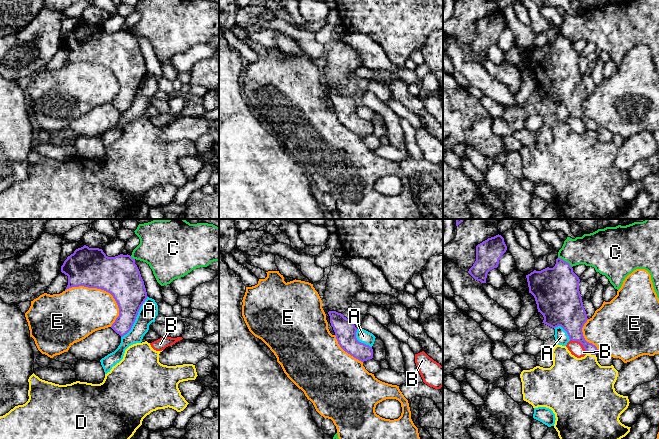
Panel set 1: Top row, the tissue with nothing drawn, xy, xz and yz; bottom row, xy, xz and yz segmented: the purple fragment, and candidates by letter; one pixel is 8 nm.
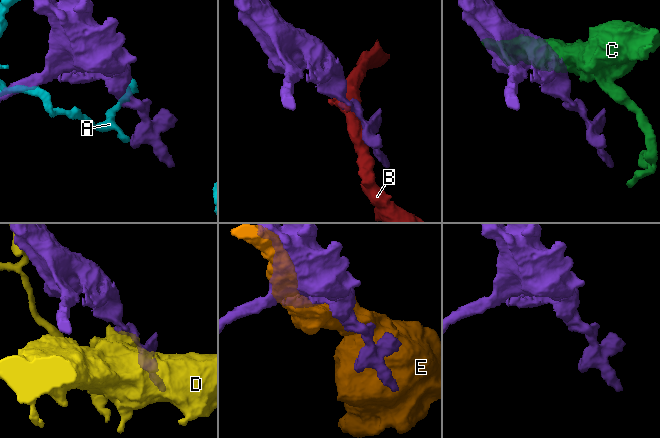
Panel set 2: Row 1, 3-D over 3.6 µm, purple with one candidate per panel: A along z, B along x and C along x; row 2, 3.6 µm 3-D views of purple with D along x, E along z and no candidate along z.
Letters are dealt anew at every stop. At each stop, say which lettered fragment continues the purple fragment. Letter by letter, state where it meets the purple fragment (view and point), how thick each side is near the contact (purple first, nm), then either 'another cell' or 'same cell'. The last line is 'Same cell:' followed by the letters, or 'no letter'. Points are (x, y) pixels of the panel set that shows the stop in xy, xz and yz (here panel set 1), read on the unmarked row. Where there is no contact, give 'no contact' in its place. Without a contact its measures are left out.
A: contact xy (136, 92); calibres 280 and 140 nm; another cell
B: contact yz (580, 118); calibres 260 and 110 nm; another cell
C: contact yz (565, 37); calibres 360 and 260 nm; another cell
D: contact yz (591, 130); calibres 130 and 420 nm; another cell
E: contact xy (98, 64); calibres 320 and 400 nm; another cell
Same cell: no letter

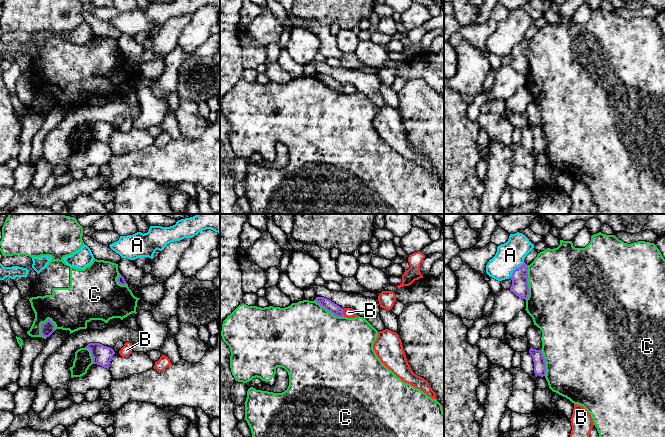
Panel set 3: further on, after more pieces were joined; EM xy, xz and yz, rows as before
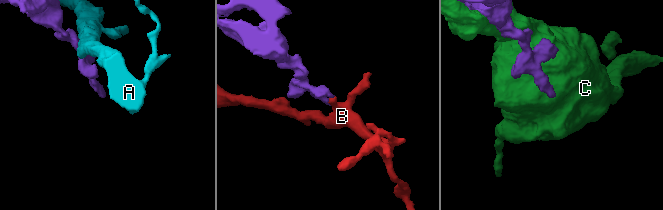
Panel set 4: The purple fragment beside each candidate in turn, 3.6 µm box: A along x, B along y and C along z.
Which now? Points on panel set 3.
A: contact yz (515, 45); calibres 140 and 220 nm; another cell
B: contact xz (342, 88); calibres 90 and 80 nm; another cell
C: contact xy (41, 103); calibres 110 and 300 nm; another cell
Same cell: no letter

